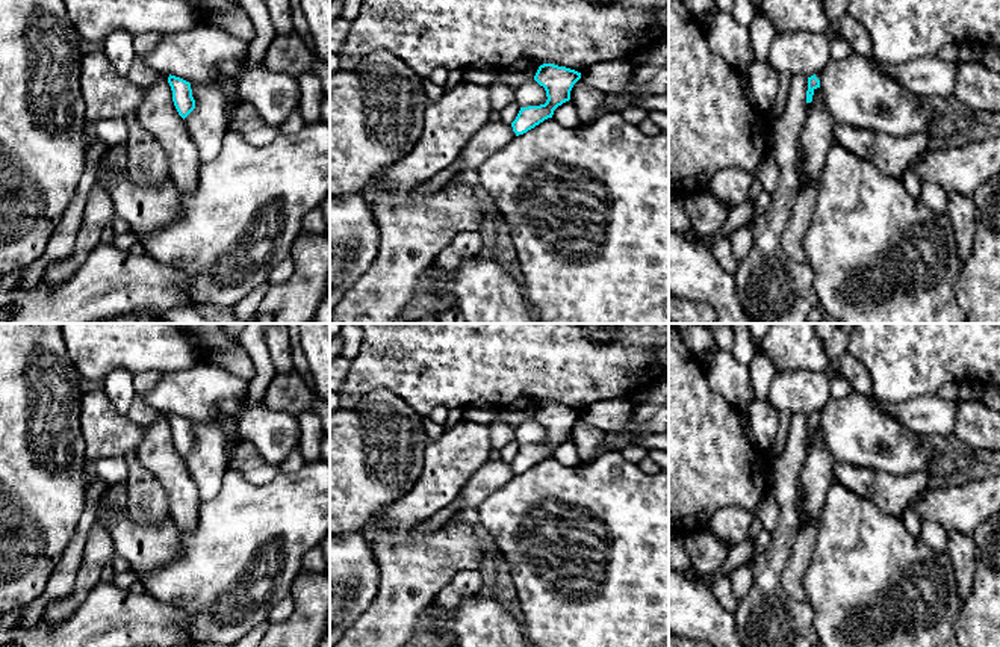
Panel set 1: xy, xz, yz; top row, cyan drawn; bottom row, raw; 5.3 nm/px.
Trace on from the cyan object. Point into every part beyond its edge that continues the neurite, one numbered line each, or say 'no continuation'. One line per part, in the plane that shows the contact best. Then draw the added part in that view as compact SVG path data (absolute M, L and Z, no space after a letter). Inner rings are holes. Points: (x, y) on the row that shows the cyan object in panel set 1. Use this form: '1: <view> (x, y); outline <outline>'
no continuation

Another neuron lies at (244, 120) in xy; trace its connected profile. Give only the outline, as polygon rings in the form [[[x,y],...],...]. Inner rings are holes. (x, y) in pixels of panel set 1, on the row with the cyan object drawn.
[[[250,103],[236,106],[228,119],[228,130],[239,133],[254,147],[266,147],[280,135],[280,127],[263,121]]]

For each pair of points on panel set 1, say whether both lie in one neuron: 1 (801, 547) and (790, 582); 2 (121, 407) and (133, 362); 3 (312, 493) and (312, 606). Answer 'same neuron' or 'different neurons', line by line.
1: same neuron
2: different neurons
3: different neurons

